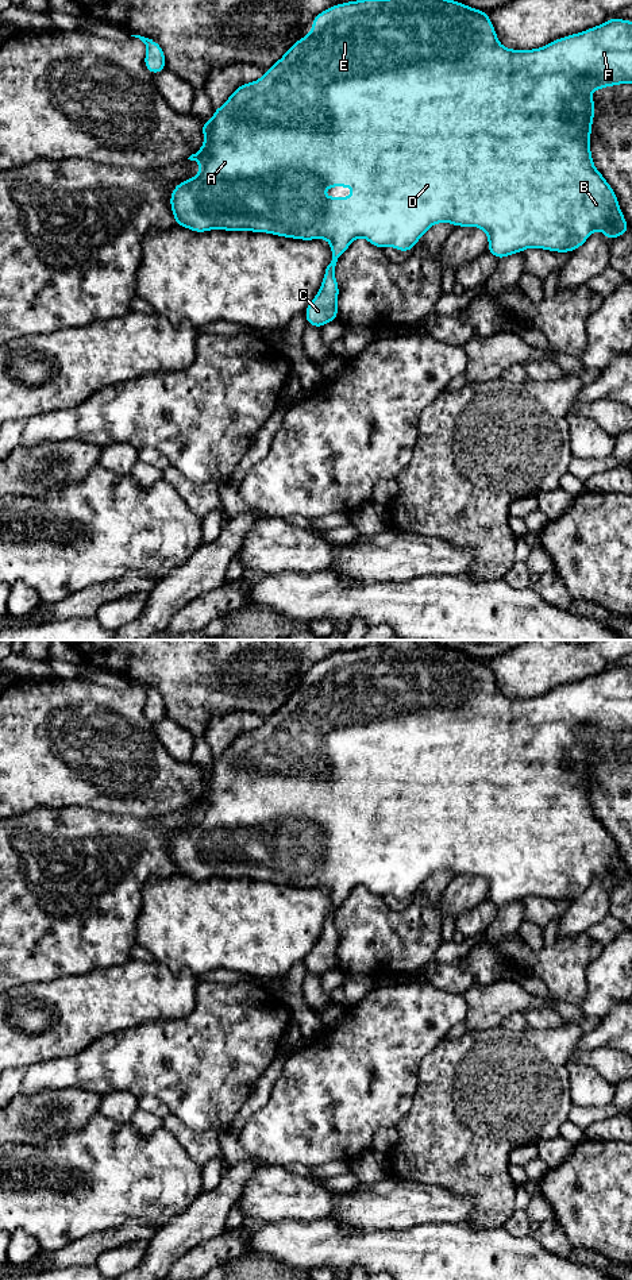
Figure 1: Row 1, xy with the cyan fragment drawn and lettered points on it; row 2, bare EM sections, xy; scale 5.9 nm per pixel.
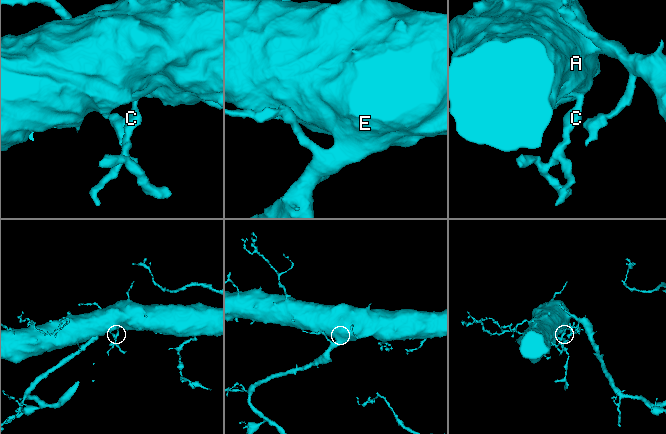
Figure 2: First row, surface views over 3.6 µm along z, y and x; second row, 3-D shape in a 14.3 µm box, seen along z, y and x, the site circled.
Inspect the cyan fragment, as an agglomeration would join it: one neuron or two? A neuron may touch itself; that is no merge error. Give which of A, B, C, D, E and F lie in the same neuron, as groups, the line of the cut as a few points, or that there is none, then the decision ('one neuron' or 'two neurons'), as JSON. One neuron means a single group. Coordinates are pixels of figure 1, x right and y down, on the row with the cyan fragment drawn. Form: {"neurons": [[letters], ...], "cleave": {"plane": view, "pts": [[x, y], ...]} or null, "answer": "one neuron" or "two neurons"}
{"neurons": [["A", "B", "C", "D", "E", "F"]], "cleave": null, "answer": "one neuron"}

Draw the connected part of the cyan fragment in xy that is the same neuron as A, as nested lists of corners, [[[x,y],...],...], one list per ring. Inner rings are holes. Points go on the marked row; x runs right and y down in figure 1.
[[[355,0],[340,3],[332,5],[323,12],[313,16],[312,30],[305,38],[297,39],[289,50],[278,59],[271,68],[265,70],[265,74],[253,82],[239,85],[227,101],[220,107],[213,109],[213,117],[209,122],[201,122],[204,144],[203,147],[192,154],[188,159],[199,162],[201,169],[190,180],[180,181],[178,185],[170,193],[170,208],[174,215],[174,224],[180,227],[186,227],[193,232],[207,232],[211,230],[223,230],[223,231],[250,231],[250,232],[266,232],[271,235],[278,235],[282,238],[293,238],[298,240],[315,240],[315,239],[327,239],[331,246],[332,261],[327,266],[321,286],[305,308],[304,313],[307,317],[307,324],[312,327],[321,328],[327,323],[338,320],[338,297],[339,297],[339,285],[335,278],[335,266],[338,259],[346,252],[350,244],[357,238],[365,238],[370,242],[371,246],[378,248],[394,247],[401,252],[413,250],[419,239],[436,223],[452,223],[454,227],[478,227],[488,234],[488,252],[493,254],[497,259],[506,258],[510,254],[520,254],[525,248],[535,247],[547,251],[555,252],[573,252],[589,239],[589,236],[598,228],[604,232],[606,239],[614,240],[616,238],[631,231],[627,220],[621,212],[621,208],[617,201],[614,189],[606,182],[605,177],[594,167],[594,161],[590,151],[590,139],[591,139],[591,123],[596,119],[593,108],[596,107],[594,99],[590,96],[591,90],[604,89],[606,86],[616,86],[620,84],[632,84],[632,20],[623,20],[618,18],[610,18],[600,26],[591,27],[582,32],[573,35],[562,36],[551,43],[531,50],[513,50],[504,47],[497,38],[497,32],[490,22],[489,12],[471,8],[466,4],[462,4],[455,0],[392,0],[394,3],[393,8],[389,9],[386,5],[389,0]],[[338,185],[344,188],[348,185],[354,190],[352,197],[325,197],[321,194],[323,190]]]

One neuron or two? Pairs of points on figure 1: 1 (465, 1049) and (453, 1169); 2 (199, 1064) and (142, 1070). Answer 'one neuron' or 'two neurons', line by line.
1: one neuron
2: one neuron

